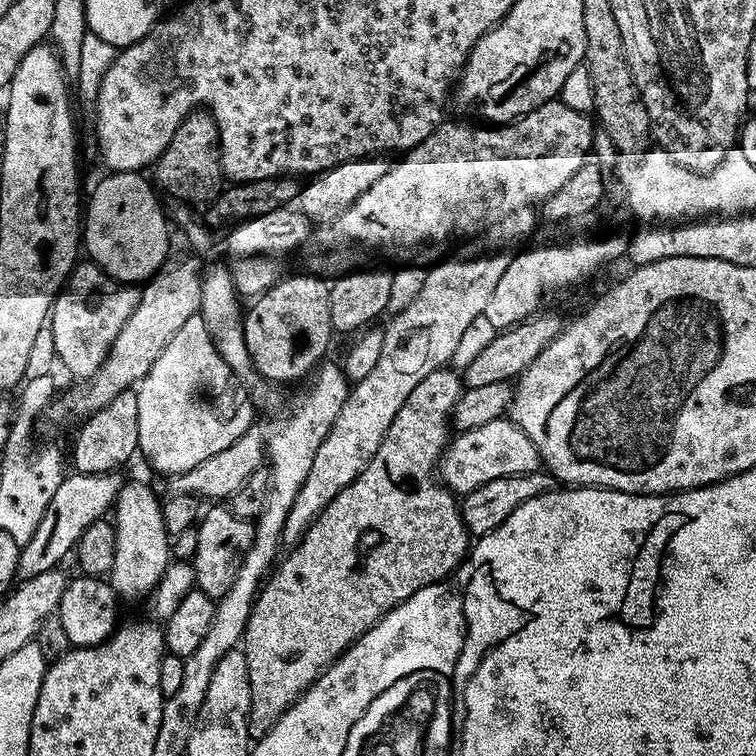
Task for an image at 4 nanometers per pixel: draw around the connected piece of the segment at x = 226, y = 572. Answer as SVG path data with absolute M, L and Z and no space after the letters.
M212 506L199 517L195 525L196 549L192 552L192 579L195 587L211 600L218 601L234 586L234 578L238 578L238 570L254 542L256 525L246 518L238 518L228 506Z

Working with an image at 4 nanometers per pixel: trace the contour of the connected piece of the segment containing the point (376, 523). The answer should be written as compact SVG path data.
M445 366L433 370L427 374L422 382L415 386L410 396L403 402L402 408L395 414L394 420L390 422L378 446L377 453L369 460L369 464L361 470L356 478L346 486L337 496L317 514L317 518L309 526L308 531L300 542L291 549L292 552L284 561L281 559L275 565L274 571L267 577L266 583L261 587L255 603L252 605L252 613L248 619L248 625L244 631L242 651L246 658L246 666L250 674L250 714L248 715L248 735L253 741L260 740L272 727L280 721L282 714L286 714L292 705L307 692L308 688L326 669L335 664L338 657L354 643L362 634L366 634L387 614L394 610L406 598L410 598L418 590L426 586L436 584L440 580L446 580L470 551L470 533L464 524L460 513L460 505L457 497L449 492L438 479L438 465L440 455L448 447L450 439L450 421L456 411L456 403L462 391L462 376L459 371L451 372L451 367Z

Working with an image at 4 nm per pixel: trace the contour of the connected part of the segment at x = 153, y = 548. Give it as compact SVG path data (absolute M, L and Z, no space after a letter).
M140 480L121 483L114 505L116 526L116 554L110 573L110 583L121 597L144 596L155 592L168 569L168 541L170 535L163 521L163 503L156 492Z

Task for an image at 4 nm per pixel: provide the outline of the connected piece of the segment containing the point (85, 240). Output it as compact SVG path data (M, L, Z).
M112 172L108 174L108 177L97 186L92 192L92 197L87 197L86 200L86 215L82 220L82 244L90 255L91 263L97 264L103 272L107 272L109 276L113 276L115 280L121 282L144 282L147 281L148 277L153 276L154 273L160 269L161 264L164 263L166 257L169 255L168 252L168 224L169 221L166 219L164 221L164 216L160 213L160 204L156 201L156 196L158 197L158 192L151 183L148 184L143 180L143 175L140 172Z

